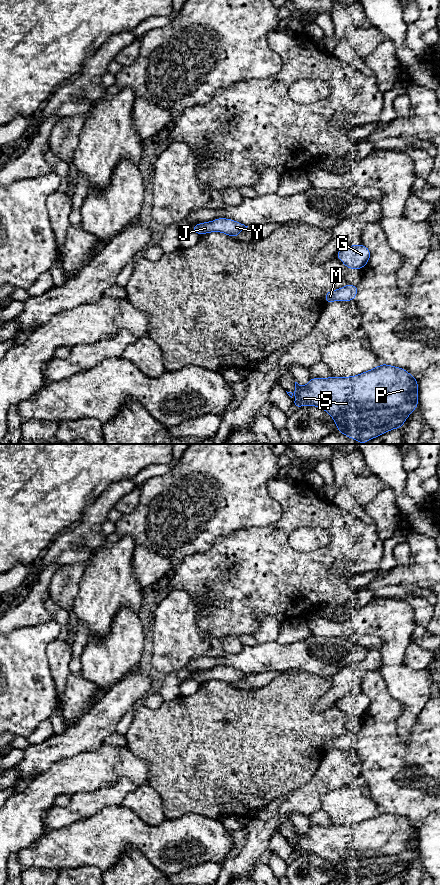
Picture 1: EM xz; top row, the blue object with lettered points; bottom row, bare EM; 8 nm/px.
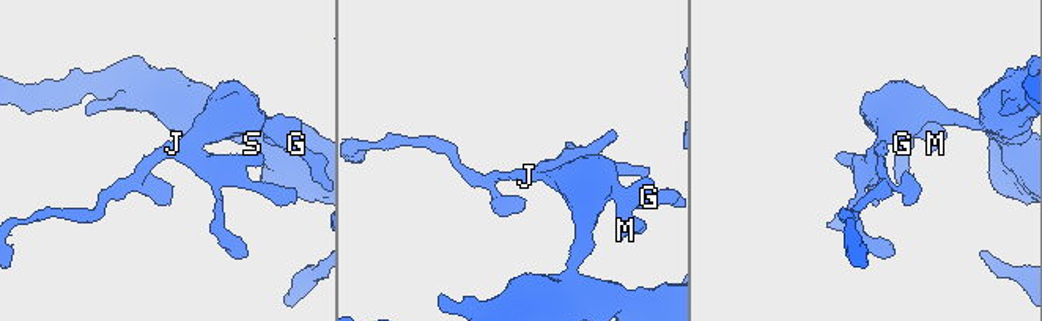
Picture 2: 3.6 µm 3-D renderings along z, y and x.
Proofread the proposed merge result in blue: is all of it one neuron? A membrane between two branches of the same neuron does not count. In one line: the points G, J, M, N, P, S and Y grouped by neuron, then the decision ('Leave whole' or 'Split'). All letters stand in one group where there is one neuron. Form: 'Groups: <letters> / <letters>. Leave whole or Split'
Groups: G J M N P S Y. Leave whole

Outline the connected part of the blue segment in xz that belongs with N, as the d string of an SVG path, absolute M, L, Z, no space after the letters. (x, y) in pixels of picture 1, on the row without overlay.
M381 812L356 824L329 826L310 826L306 834L295 830L297 848L294 856L311 853L328 860L337 873L337 879L347 885L378 885L386 880L401 876L408 864L416 857L418 848L418 829L405 817Z

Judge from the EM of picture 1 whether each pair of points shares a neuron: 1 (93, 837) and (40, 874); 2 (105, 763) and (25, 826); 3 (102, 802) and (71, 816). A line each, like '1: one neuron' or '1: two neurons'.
1: two neurons
2: one neuron
3: one neuron

